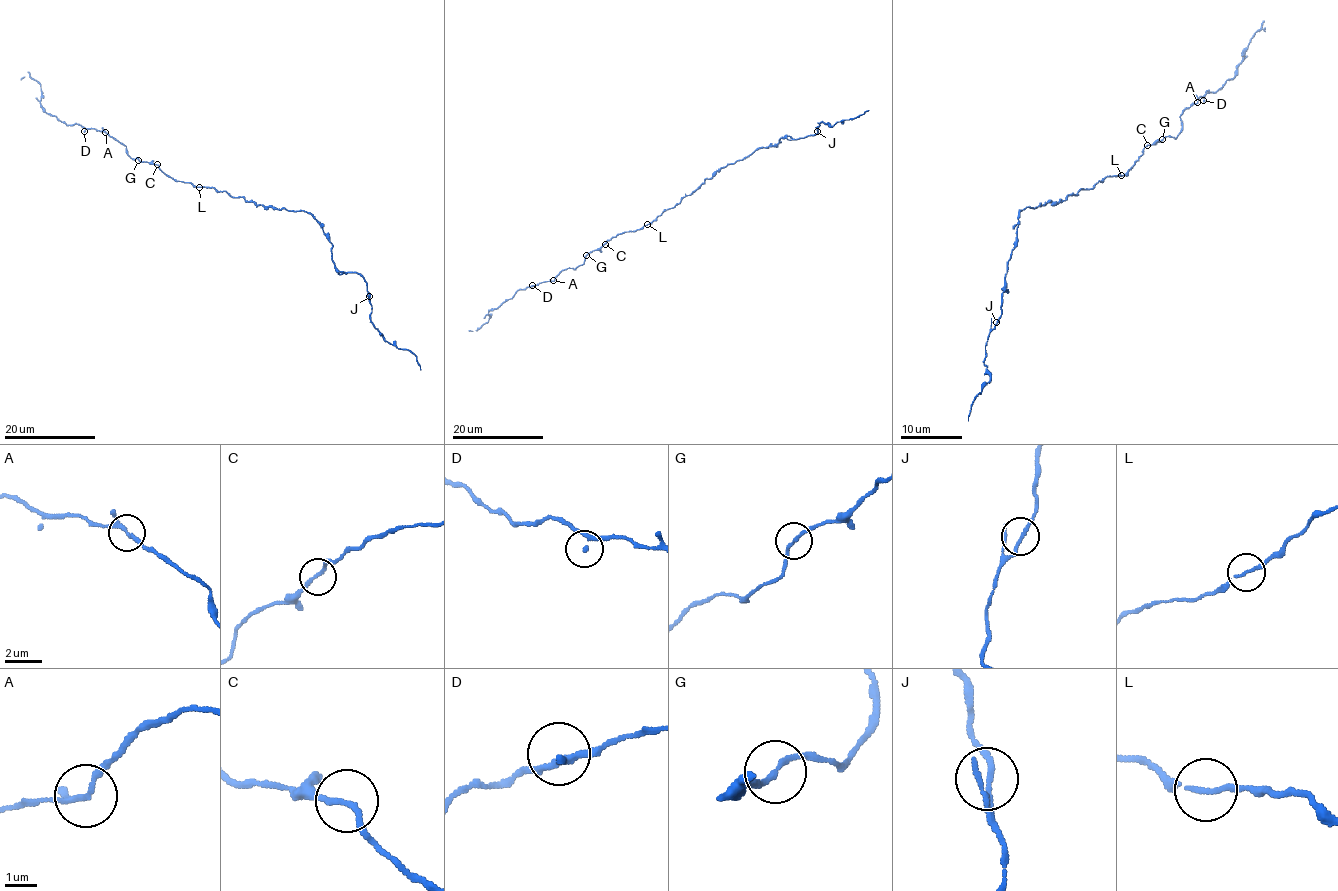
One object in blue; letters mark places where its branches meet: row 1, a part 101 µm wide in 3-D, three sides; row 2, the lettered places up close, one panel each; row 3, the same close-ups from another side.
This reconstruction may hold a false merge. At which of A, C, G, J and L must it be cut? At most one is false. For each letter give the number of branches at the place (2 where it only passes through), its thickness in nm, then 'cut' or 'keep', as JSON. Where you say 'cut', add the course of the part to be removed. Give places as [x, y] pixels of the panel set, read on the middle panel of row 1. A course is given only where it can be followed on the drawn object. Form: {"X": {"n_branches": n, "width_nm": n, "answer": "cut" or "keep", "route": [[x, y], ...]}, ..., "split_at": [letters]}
{"A": {"n_branches": 3, "width_nm": 150, "answer": "keep"}, "C": {"n_branches": 2, "width_nm": 160, "answer": "keep"}, "G": {"n_branches": 2, "width_nm": 170, "answer": "keep"}, "J": {"n_branches": 2, "width_nm": 170, "answer": "keep"}, "L": {"n_branches": 2, "width_nm": 130, "answer": "keep"}, "split_at": []}

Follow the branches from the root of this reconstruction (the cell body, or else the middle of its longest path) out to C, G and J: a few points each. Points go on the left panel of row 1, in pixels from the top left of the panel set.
C: (236, 197), (214, 188), (176, 181), (157, 164)
G: (236, 197), (214, 188), (176, 181), (156, 164), (139, 160)
J: (236, 197), (252, 201), (256, 205), (310, 213), (332, 246), (334, 266), (339, 271), (359, 273), (369, 296)

